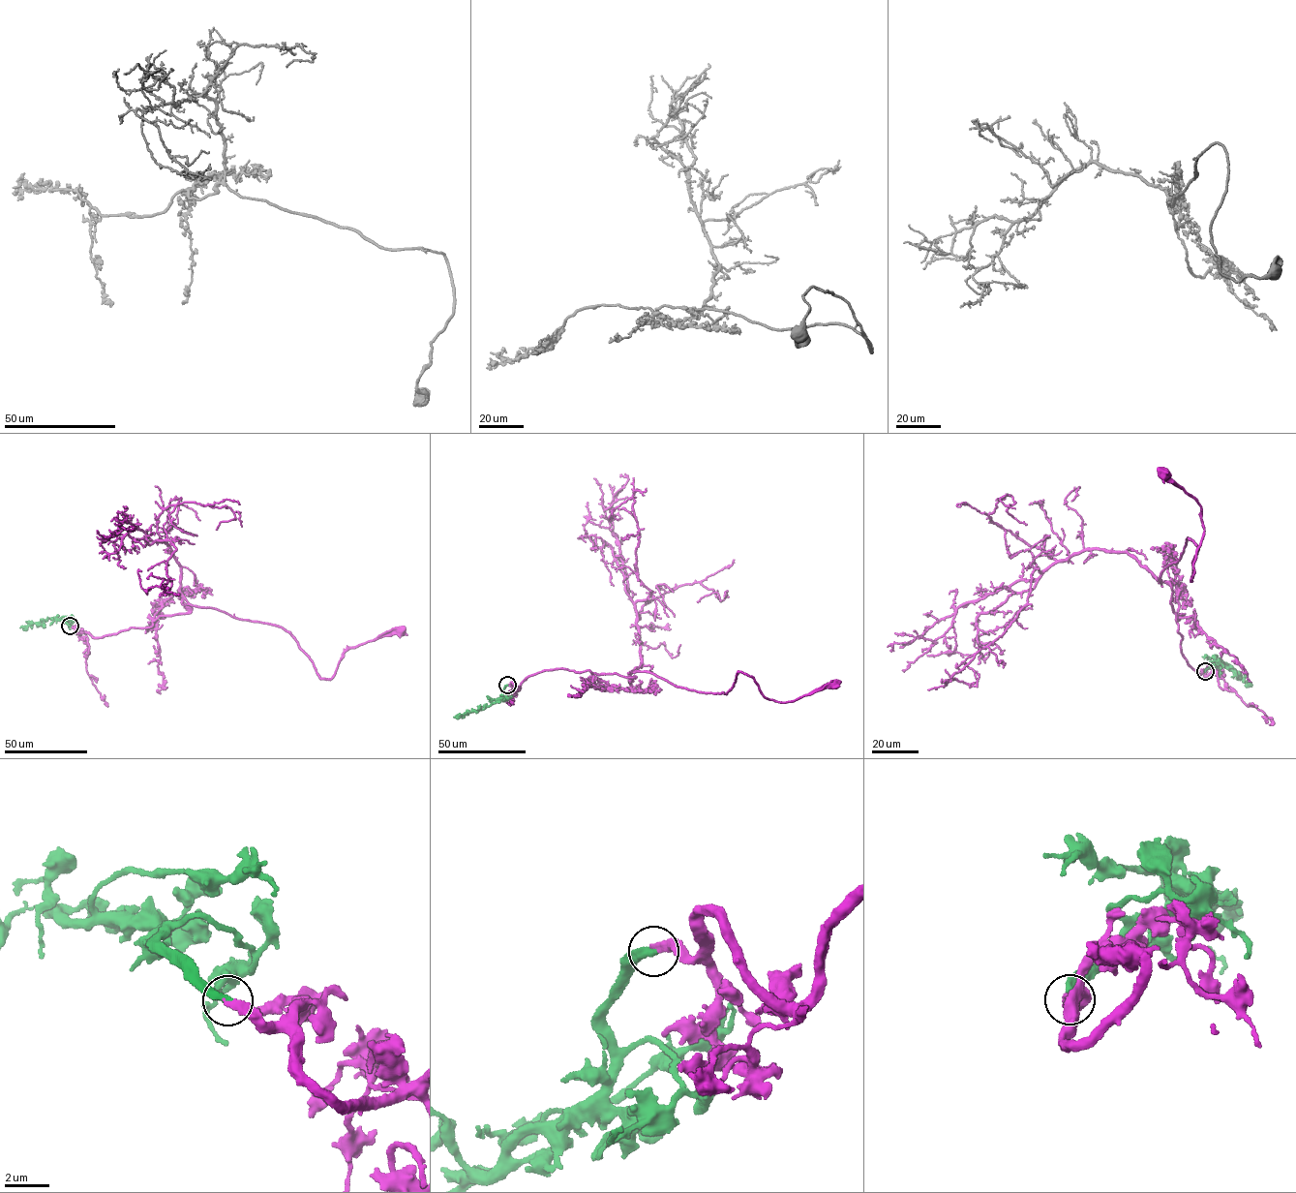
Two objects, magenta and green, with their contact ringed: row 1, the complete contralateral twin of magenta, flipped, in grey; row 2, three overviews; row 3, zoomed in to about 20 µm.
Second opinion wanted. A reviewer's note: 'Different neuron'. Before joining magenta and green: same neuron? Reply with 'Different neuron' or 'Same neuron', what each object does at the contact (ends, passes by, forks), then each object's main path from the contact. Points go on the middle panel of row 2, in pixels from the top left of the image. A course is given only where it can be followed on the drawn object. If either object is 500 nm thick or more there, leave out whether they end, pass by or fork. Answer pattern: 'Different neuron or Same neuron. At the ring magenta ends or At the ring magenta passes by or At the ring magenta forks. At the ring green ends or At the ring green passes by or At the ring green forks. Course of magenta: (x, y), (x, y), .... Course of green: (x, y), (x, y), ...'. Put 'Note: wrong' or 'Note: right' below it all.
Same neuron. At the ring magenta ends. At the ring green ends. Course of magenta: (507, 685), (563, 668), (648, 671), (725, 693), (741, 671), (784, 702), (832, 684). Course of green: (507, 685), (502, 696), (484, 709), (453, 717)
Note: wrong

